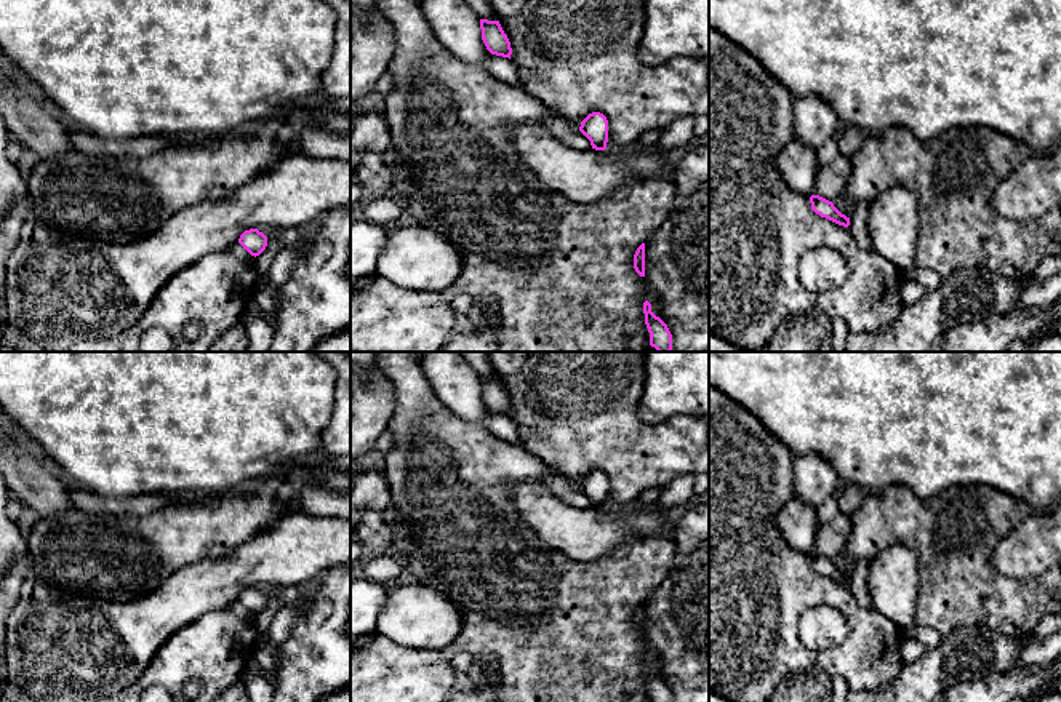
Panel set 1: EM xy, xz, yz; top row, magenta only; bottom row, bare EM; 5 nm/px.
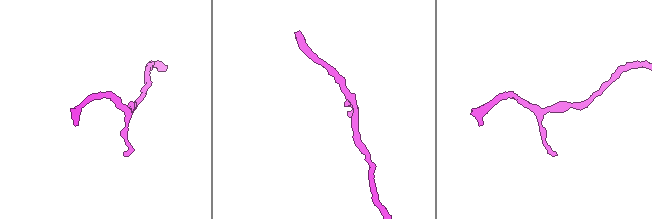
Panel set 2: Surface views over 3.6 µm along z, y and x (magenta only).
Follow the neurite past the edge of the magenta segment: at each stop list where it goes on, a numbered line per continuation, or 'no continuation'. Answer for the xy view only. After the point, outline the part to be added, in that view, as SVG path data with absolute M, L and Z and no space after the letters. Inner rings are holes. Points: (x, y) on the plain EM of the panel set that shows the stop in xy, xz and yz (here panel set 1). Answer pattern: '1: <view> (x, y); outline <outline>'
no continuation

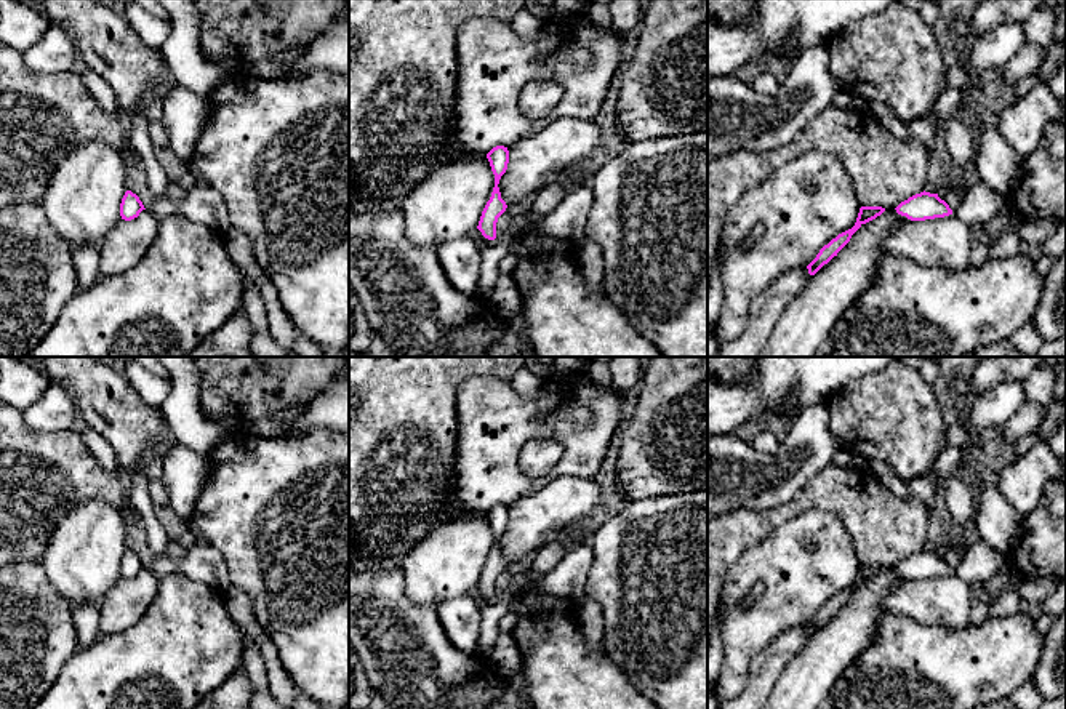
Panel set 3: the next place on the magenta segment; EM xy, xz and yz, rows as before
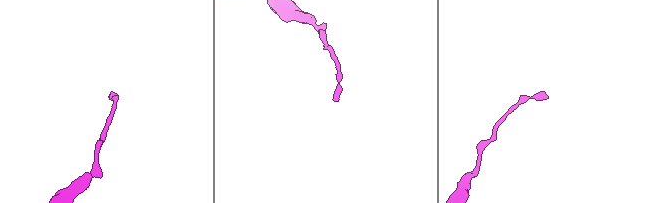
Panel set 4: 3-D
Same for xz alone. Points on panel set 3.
no continuation

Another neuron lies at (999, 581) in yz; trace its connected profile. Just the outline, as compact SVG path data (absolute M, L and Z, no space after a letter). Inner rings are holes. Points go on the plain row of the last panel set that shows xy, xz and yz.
M996 575L994 578L986 579L983 586L988 591L989 599L994 600L1002 589L1010 587L1010 581L1004 575Z

